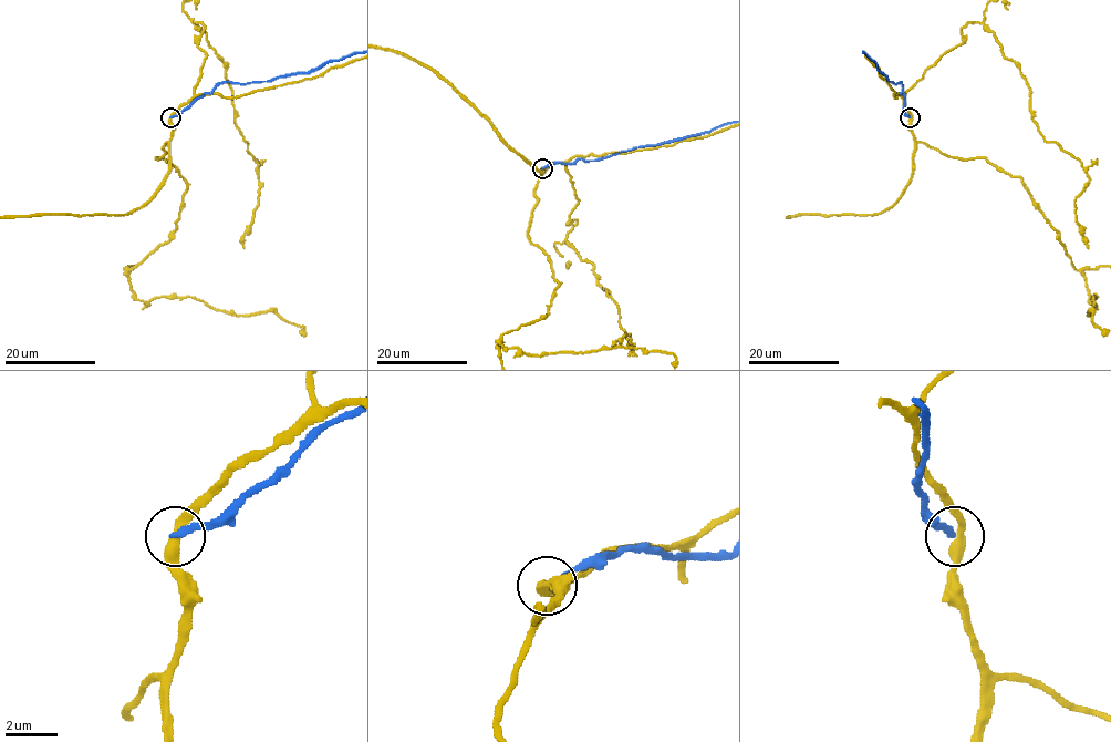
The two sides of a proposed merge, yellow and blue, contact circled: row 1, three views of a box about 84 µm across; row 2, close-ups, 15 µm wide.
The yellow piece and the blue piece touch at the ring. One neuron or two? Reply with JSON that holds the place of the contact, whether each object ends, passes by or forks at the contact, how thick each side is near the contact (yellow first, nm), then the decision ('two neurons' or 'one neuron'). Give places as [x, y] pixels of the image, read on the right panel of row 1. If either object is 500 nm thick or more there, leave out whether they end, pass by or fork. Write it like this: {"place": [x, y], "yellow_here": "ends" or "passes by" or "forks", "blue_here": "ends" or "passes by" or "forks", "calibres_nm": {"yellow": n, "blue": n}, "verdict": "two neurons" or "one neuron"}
{"place": [910, 117], "yellow_here": "passes by", "blue_here": "ends", "calibres_nm": {"yellow": 360, "blue": 200}, "verdict": "two neurons"}

